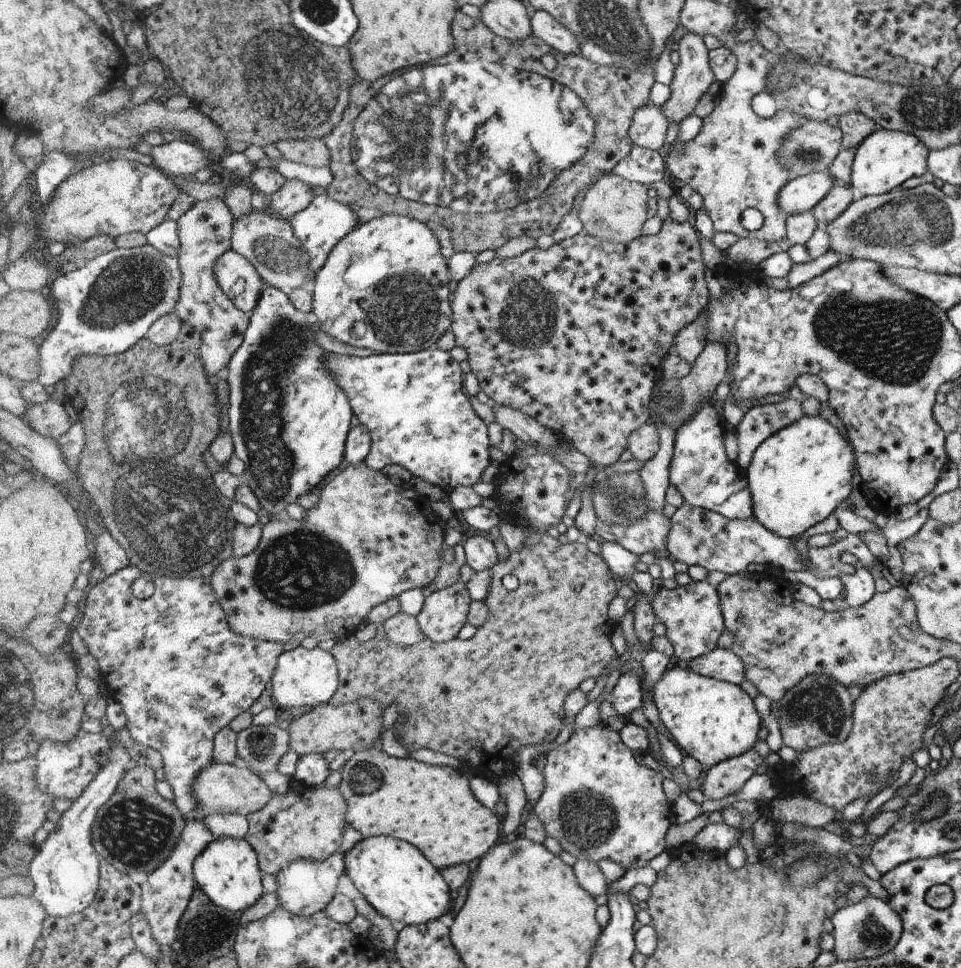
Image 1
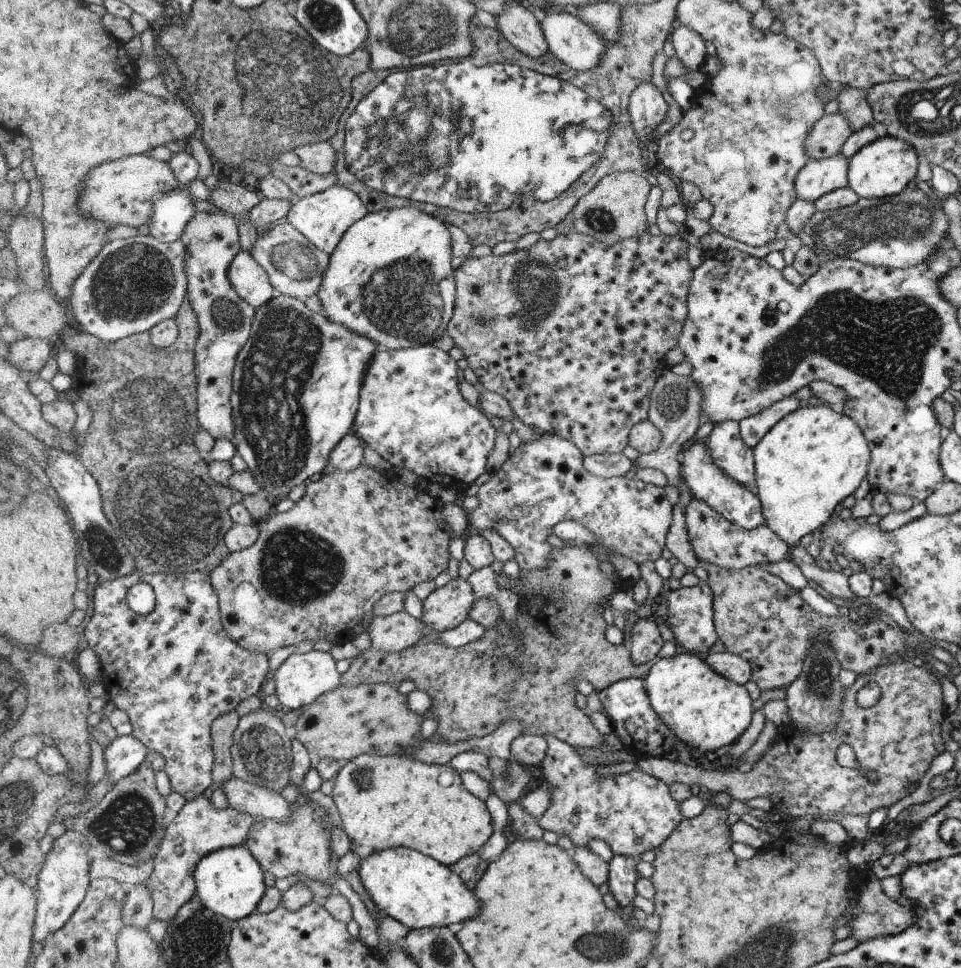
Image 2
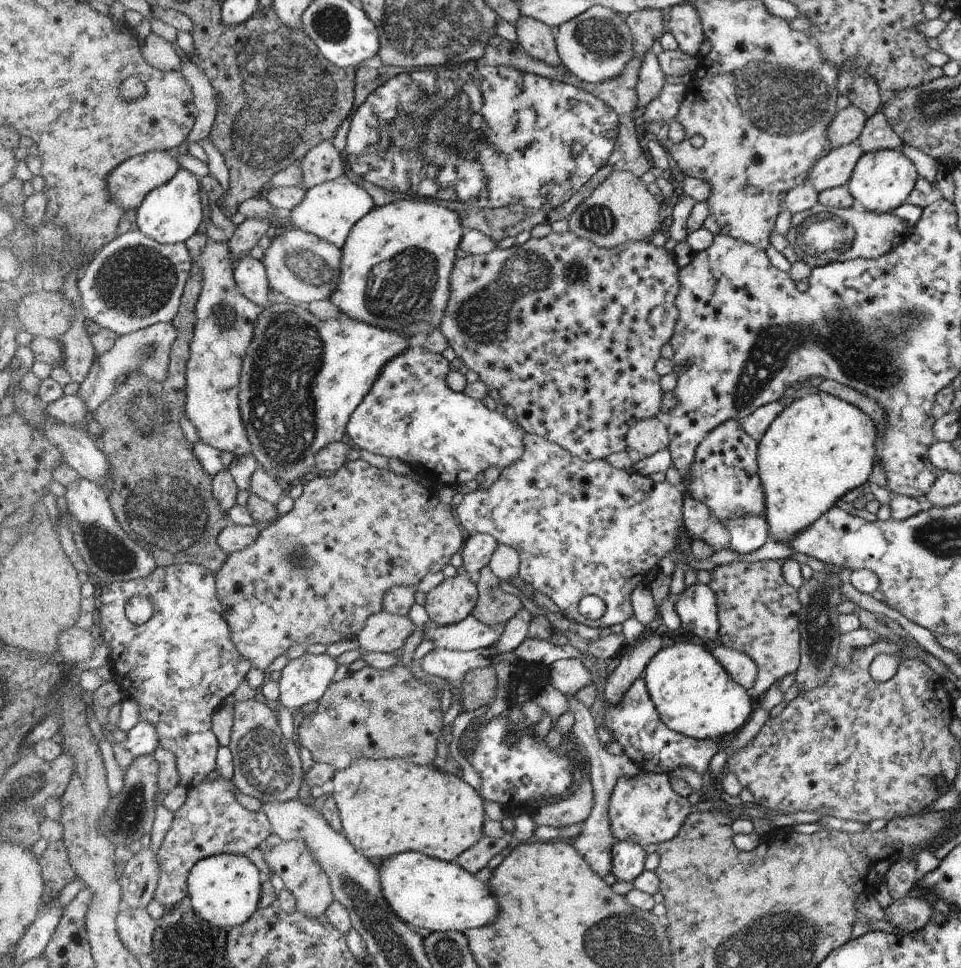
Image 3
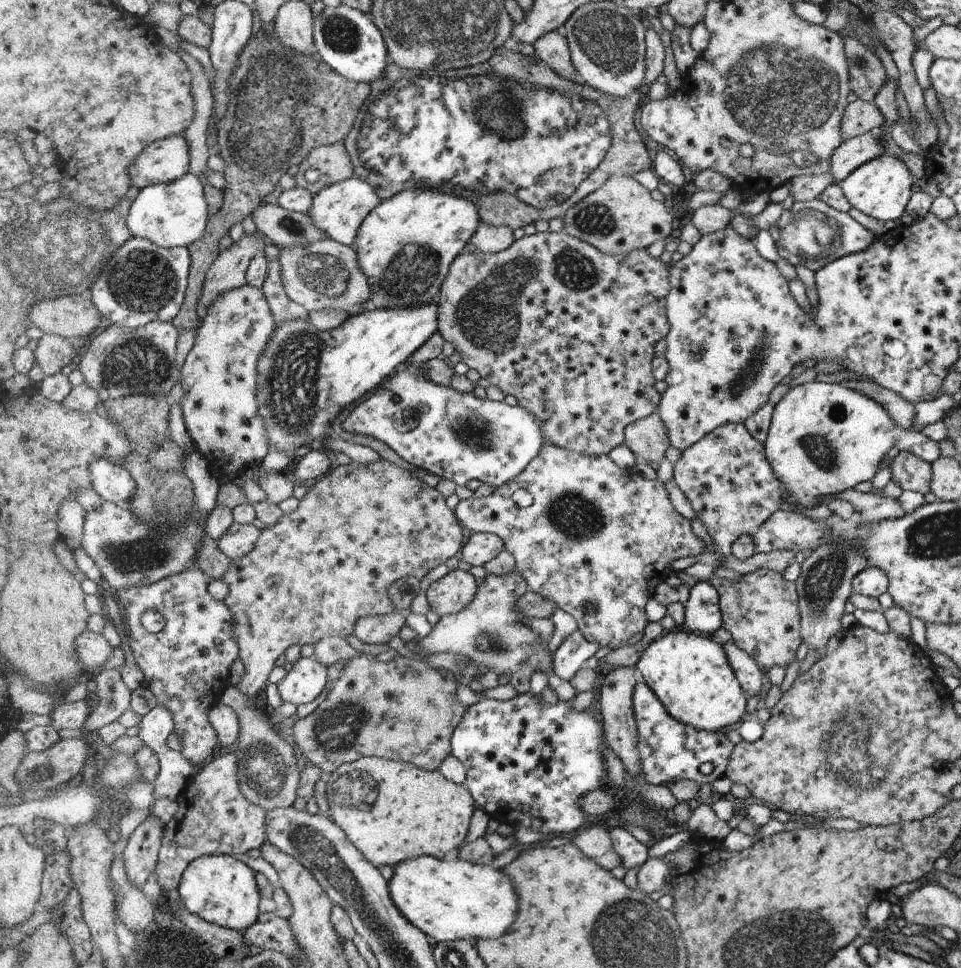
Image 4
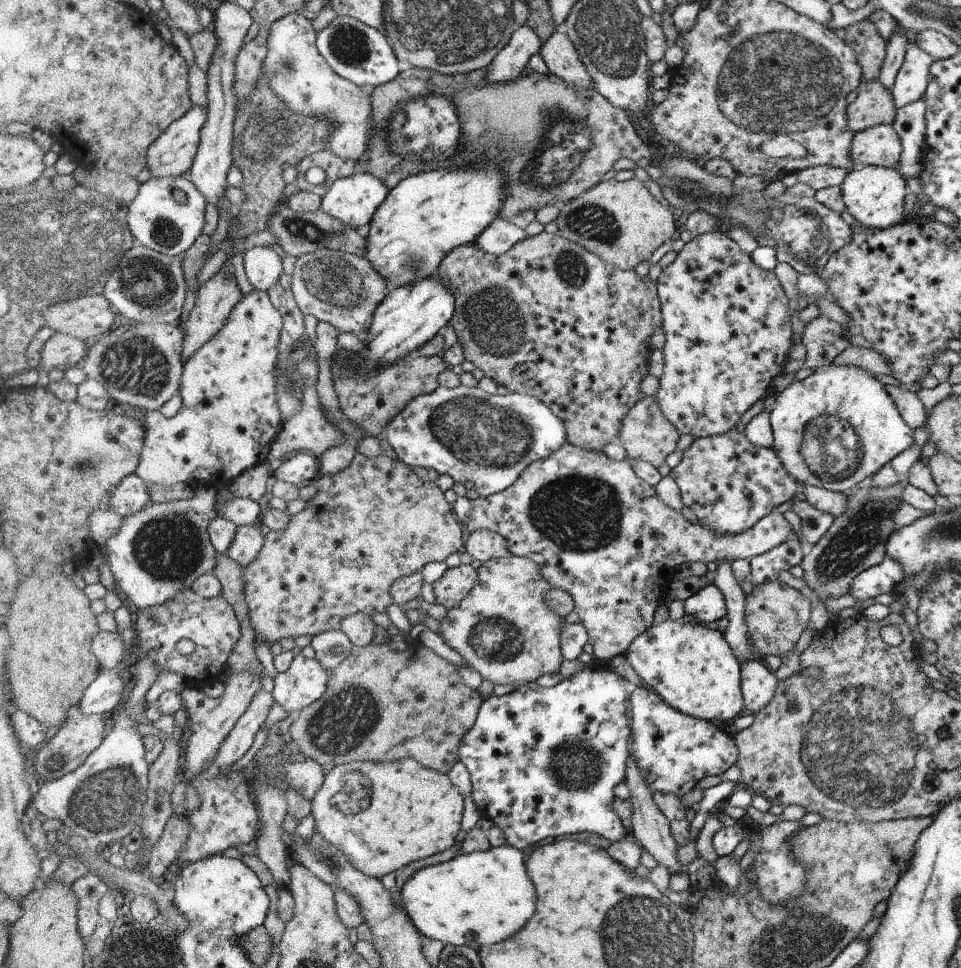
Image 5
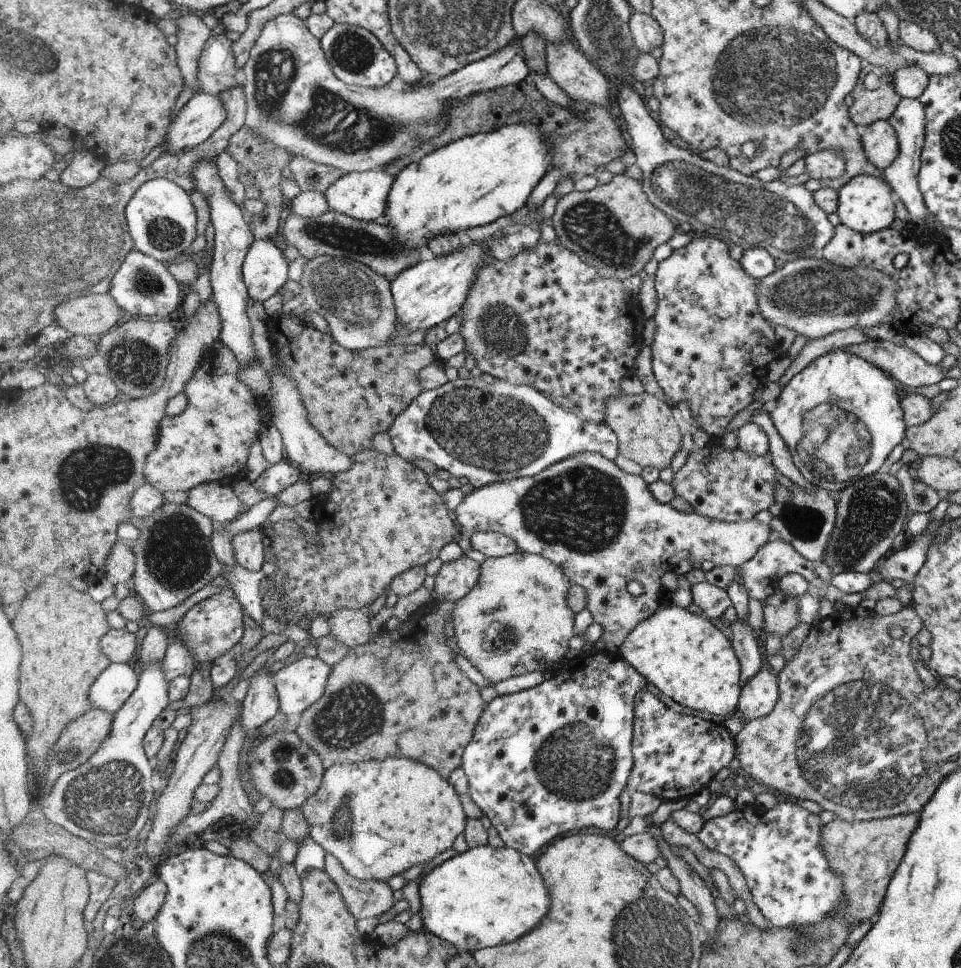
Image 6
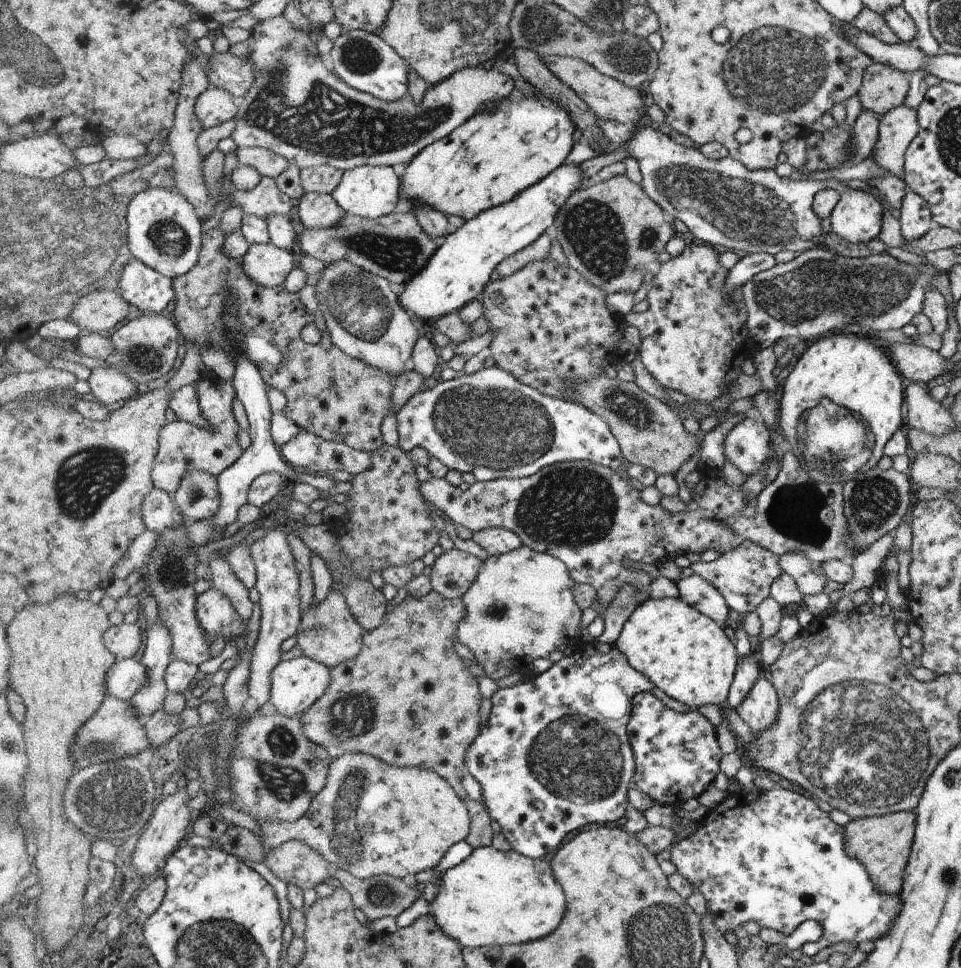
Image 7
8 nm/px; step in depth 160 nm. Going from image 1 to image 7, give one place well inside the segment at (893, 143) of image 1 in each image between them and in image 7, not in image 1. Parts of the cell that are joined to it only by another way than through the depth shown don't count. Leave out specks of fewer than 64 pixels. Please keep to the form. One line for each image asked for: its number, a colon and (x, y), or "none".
2: (882, 168)
3: (881, 180)
4: (881, 188)
5: (874, 196)
6: (865, 204)
7: (857, 217)

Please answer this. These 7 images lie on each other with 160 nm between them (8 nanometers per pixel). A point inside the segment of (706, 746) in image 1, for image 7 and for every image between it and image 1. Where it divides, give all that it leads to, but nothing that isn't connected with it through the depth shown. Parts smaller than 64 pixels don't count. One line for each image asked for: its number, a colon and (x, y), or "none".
2: (705, 711)
3: (695, 696)
4: (692, 676)
5: (690, 667)
6: (685, 656)
7: (686, 654)

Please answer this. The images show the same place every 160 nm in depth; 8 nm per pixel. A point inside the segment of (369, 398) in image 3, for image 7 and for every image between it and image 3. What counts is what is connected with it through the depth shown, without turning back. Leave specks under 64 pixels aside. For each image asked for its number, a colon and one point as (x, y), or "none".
4: (457, 436)
5: (490, 440)
6: (489, 433)
7: (488, 423)

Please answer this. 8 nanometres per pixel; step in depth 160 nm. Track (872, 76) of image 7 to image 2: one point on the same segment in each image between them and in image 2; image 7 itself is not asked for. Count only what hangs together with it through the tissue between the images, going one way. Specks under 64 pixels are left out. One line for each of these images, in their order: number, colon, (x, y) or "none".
2: (830, 132)
3: (847, 125)
4: (861, 117)
5: (875, 106)
6: (875, 98)

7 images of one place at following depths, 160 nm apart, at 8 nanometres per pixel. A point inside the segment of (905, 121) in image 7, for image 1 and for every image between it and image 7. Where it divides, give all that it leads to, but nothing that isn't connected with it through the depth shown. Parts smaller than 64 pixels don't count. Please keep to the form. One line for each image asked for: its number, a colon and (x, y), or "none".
1: (801, 194)
2: (818, 177)
3: (834, 170)
4: (854, 152)
5: (880, 146)
6: (881, 145)

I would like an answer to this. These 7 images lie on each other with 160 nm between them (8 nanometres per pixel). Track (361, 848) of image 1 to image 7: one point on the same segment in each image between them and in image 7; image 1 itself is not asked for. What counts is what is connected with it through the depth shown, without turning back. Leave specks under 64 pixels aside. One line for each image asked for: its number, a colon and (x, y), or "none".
2: (415, 889)
3: (428, 892)
4: (450, 900)
5: (479, 899)
6: (483, 897)
7: (493, 898)

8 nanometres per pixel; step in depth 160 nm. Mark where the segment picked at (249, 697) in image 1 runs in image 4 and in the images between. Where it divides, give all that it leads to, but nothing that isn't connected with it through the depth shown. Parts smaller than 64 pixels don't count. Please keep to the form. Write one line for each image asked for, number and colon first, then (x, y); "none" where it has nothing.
2: (176, 671)
3: (180, 666)
4: (186, 664)

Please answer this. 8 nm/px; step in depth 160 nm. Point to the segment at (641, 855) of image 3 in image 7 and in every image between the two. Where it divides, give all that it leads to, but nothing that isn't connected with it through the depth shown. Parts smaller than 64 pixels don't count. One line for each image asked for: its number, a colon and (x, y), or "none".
4: (633, 853)
5: (542, 761)
6: (544, 761)
7: (554, 755)

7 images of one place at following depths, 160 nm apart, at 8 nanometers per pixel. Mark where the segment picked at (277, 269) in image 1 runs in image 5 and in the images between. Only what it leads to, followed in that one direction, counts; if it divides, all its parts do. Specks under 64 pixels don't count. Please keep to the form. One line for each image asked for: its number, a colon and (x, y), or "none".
2: (295, 267)
3: (303, 267)
4: (324, 274)
5: (340, 288)

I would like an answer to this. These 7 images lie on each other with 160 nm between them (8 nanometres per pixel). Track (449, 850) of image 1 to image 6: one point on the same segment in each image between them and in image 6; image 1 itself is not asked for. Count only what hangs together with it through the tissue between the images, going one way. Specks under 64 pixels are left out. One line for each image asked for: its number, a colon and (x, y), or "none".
2: (387, 801)
3: (387, 806)
4: (392, 811)
5: (384, 816)
6: (378, 818)

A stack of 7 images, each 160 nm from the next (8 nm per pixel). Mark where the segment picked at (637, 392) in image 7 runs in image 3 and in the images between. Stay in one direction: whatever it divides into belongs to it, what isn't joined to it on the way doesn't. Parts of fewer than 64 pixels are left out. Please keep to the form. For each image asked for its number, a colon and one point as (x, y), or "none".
3: (650, 435)
4: (647, 438)
5: (646, 434)
6: (648, 434)

